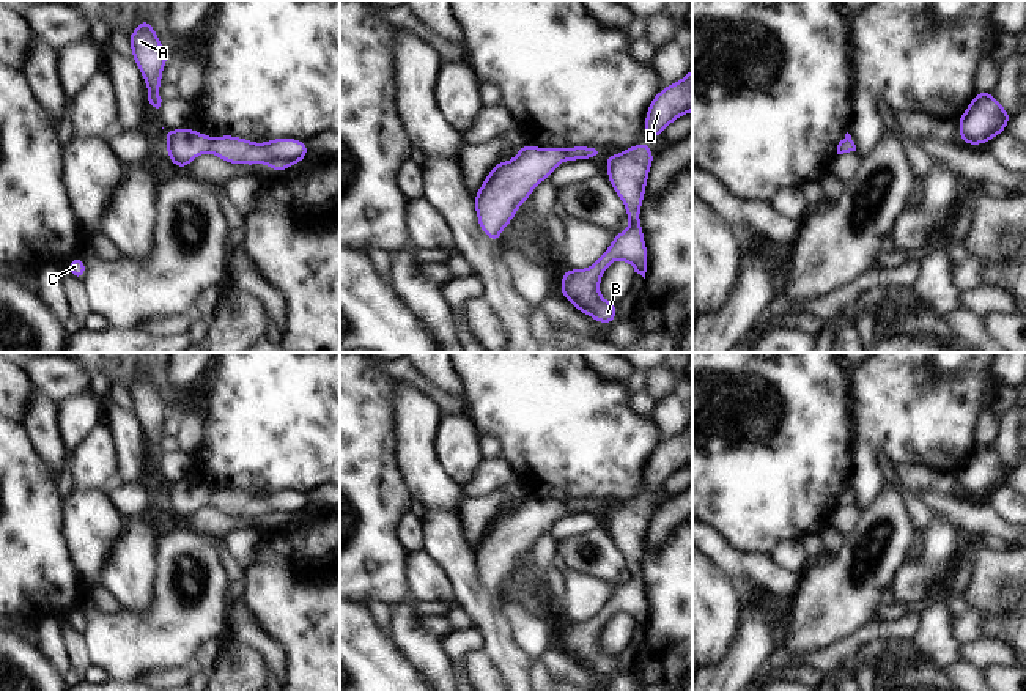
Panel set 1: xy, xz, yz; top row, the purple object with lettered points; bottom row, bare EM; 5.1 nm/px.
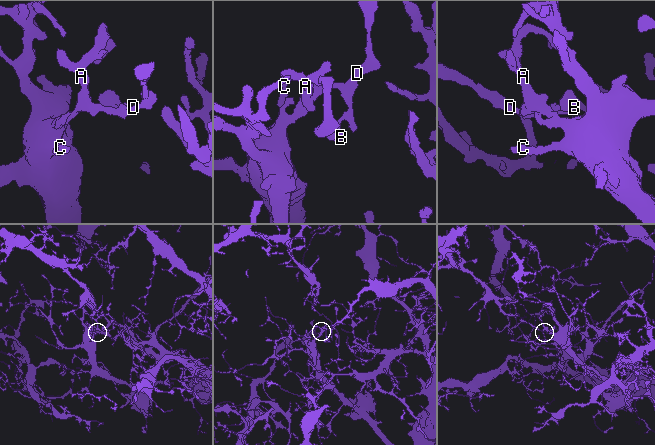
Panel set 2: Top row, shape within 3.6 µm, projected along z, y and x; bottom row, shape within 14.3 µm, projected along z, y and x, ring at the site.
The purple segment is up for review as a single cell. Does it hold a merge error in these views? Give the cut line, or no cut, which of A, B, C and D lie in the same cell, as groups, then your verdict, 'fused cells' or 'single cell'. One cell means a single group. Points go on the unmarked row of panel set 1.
no cut; A B C D; single cell

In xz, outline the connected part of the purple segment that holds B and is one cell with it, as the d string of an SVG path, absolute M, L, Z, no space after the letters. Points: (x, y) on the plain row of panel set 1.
M640 494L618 507L606 508L607 534L622 551L629 581L618 584L607 603L587 622L563 622L560 644L582 667L607 678L615 674L617 655L600 649L604 623L615 612L625 612L645 631L648 604L640 576L640 559L648 535L648 524L655 513L651 501Z

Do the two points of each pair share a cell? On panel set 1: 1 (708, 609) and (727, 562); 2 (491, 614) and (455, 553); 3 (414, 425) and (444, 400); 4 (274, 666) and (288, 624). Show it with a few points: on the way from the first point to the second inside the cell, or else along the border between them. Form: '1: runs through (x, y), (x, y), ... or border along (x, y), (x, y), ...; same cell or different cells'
1: border along (708, 556), (735, 584); different cells
2: runs through (476, 598), (468, 591), (461, 569); same cell
3: border along (408, 384), (425, 392), (444, 411); different cells
4: border along (260, 627), (282, 649), (287, 674); different cells

